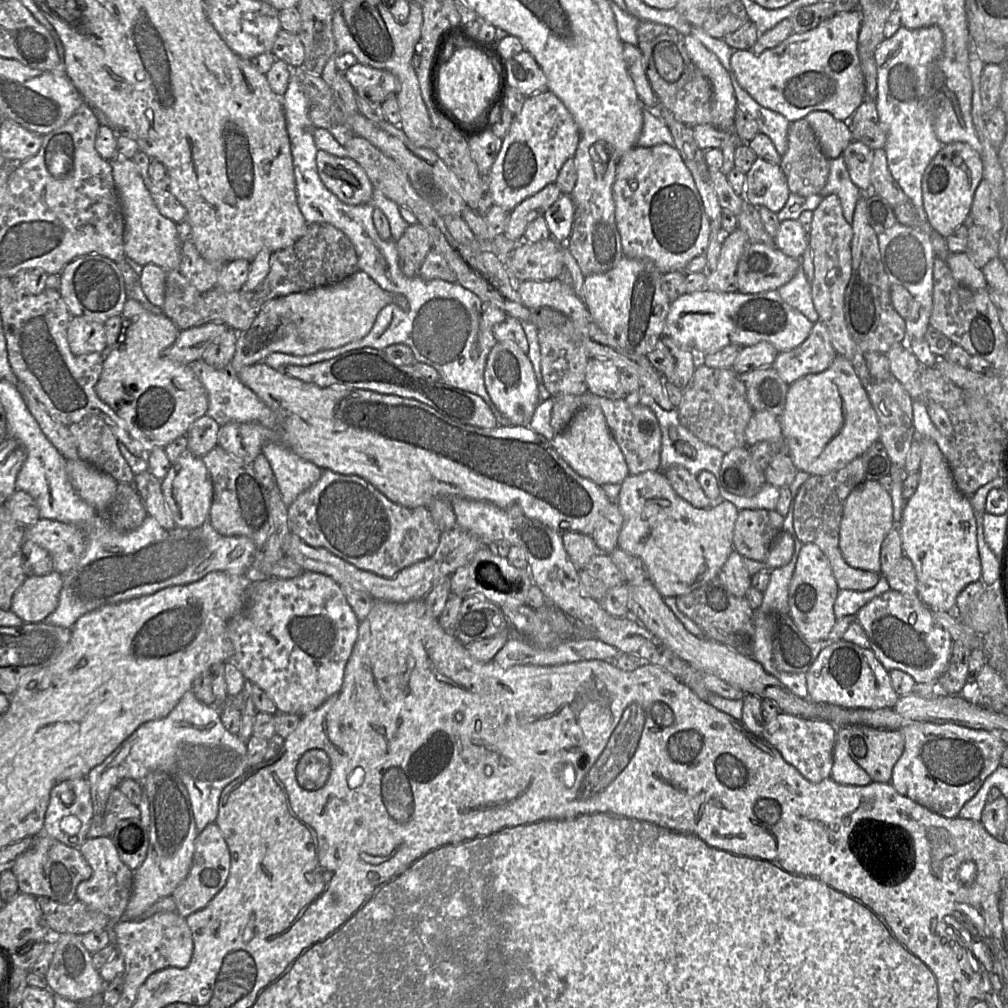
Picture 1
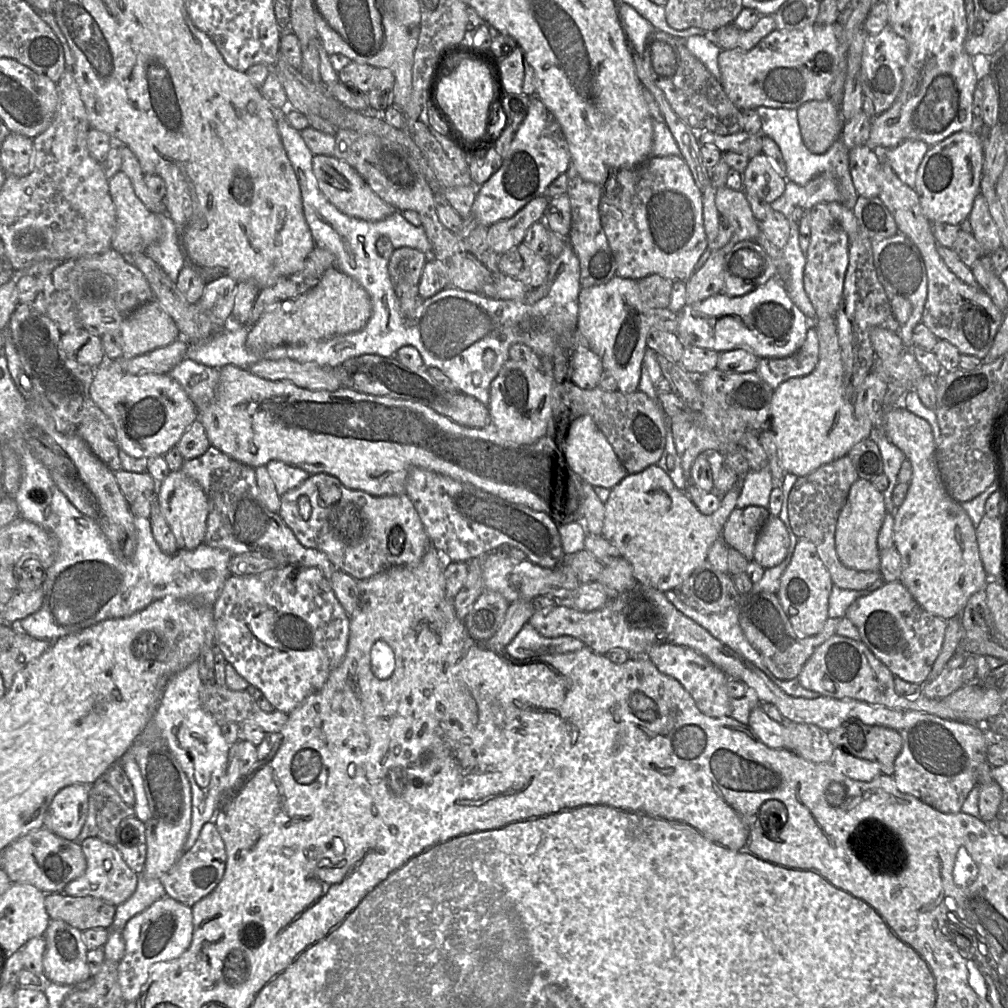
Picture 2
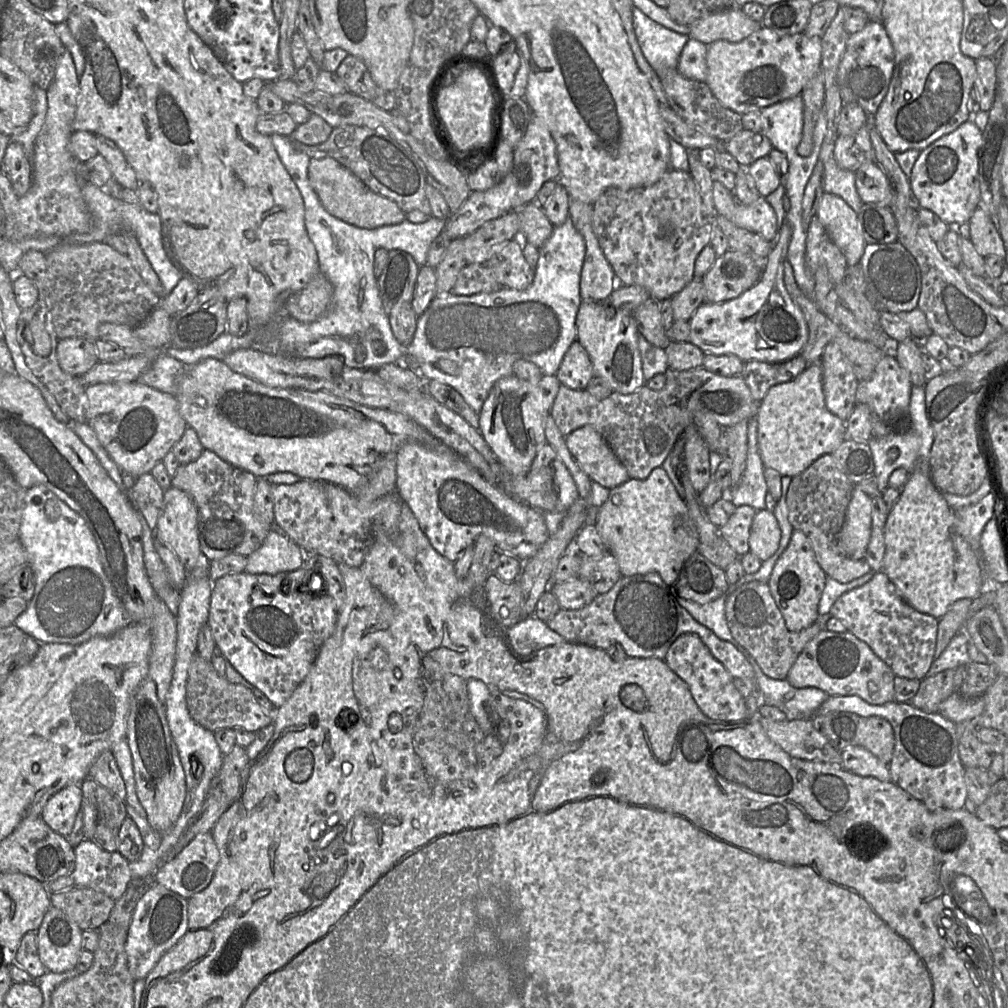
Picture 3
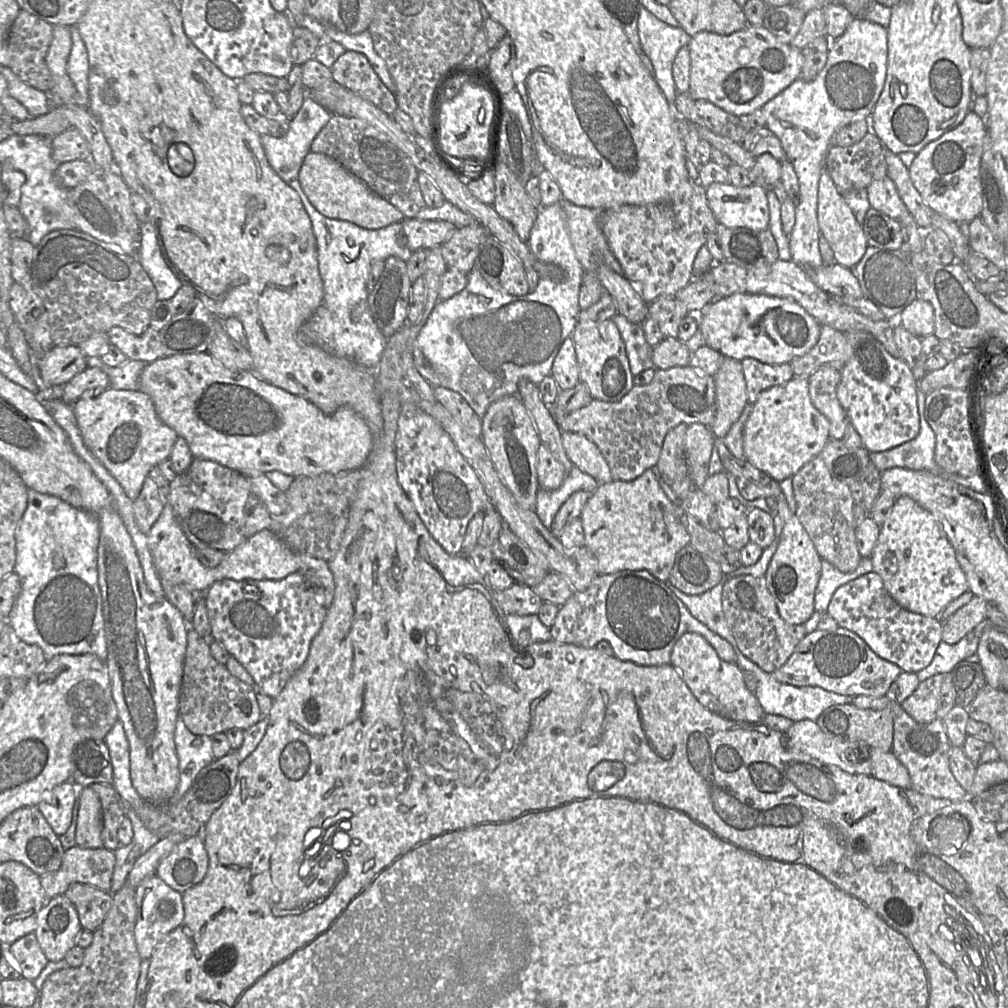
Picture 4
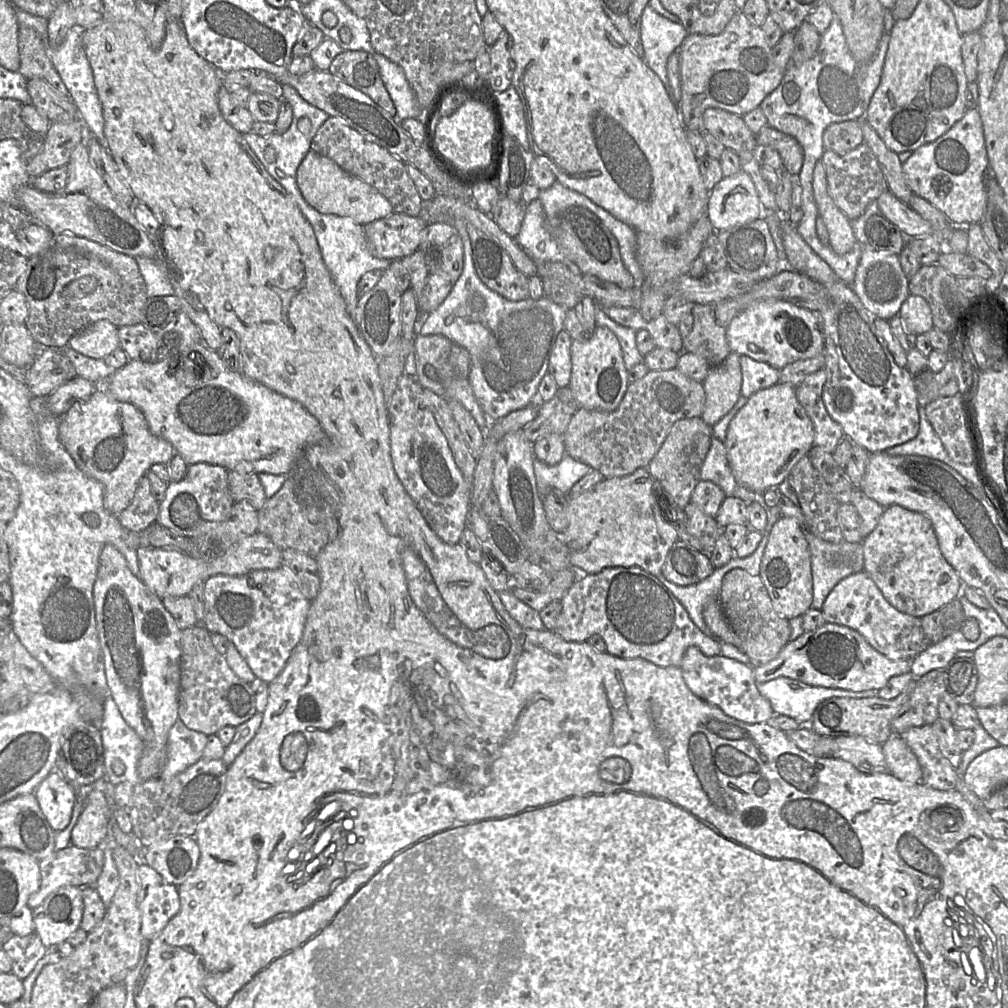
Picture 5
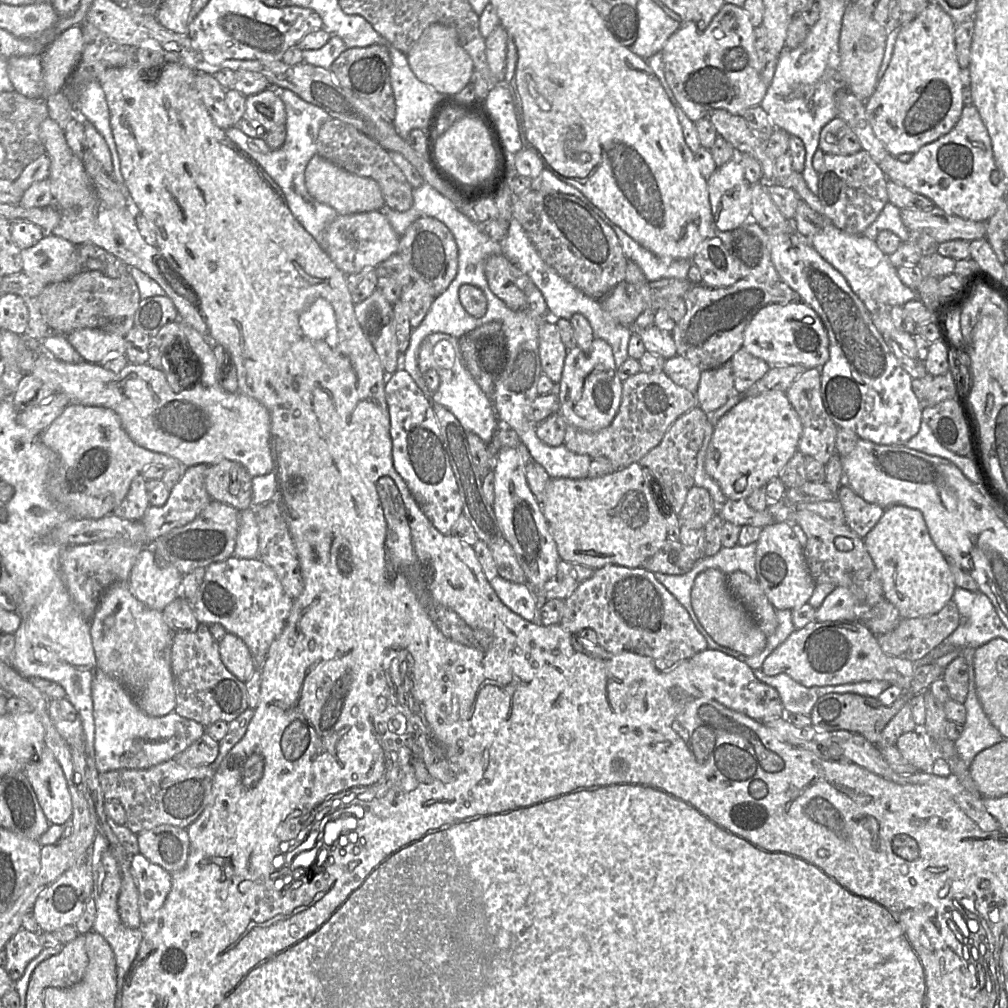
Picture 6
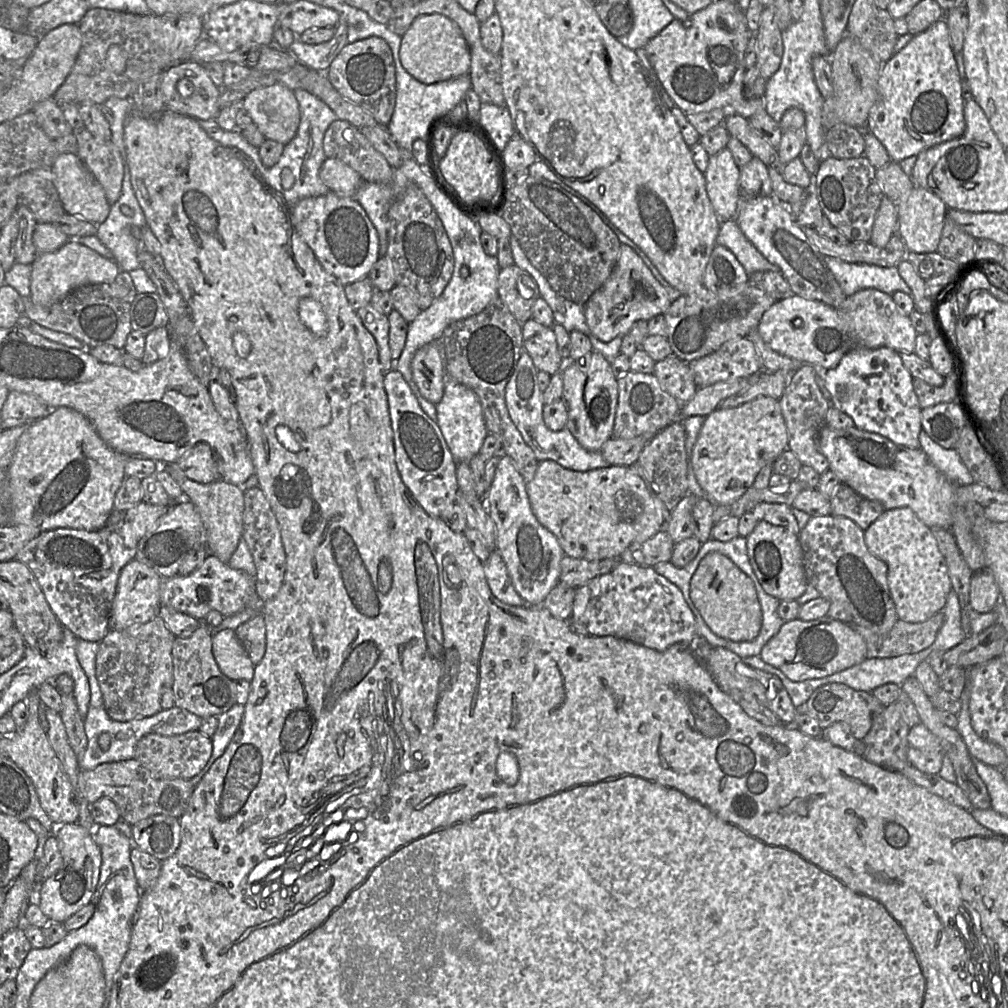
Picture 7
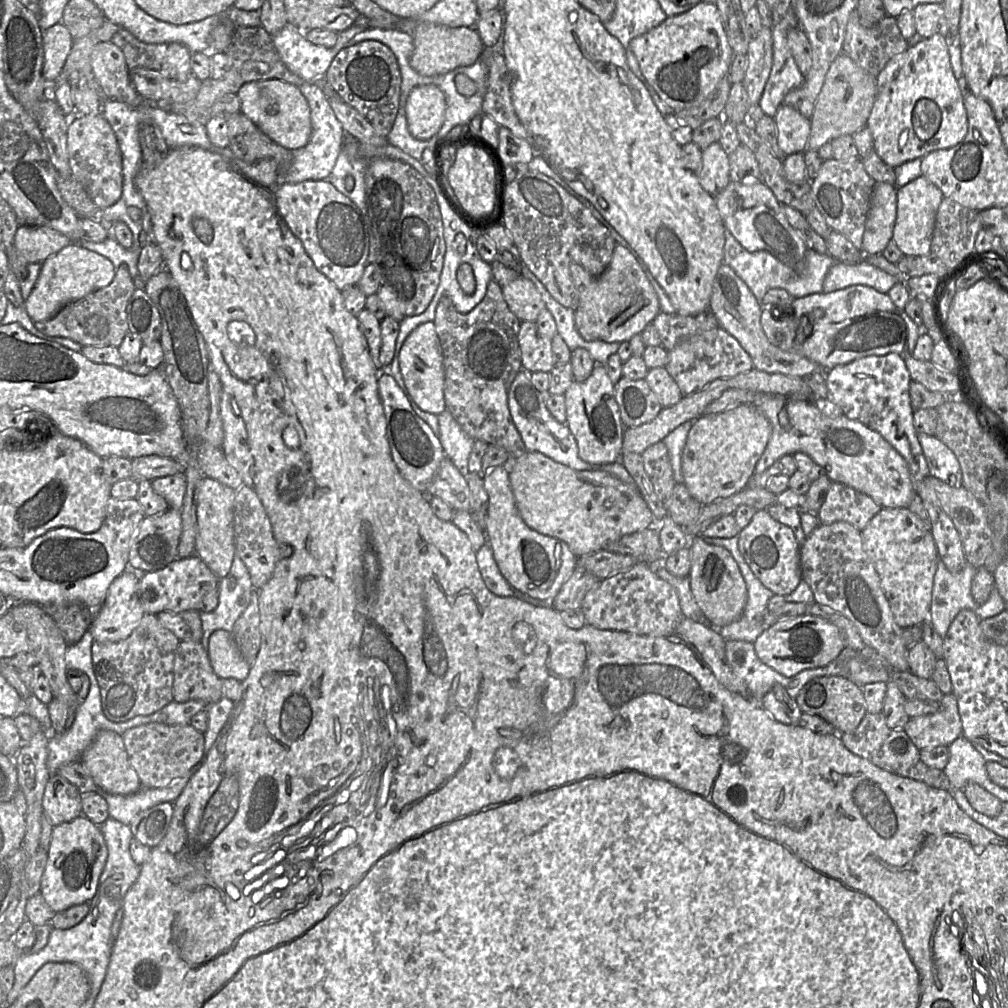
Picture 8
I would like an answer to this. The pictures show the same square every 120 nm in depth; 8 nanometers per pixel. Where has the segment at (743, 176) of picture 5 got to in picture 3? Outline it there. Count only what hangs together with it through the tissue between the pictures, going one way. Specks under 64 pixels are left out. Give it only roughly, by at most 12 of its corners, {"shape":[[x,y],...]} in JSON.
{"shape":[[713,181],[717,215],[773,242],[777,217],[766,198],[744,205]]}

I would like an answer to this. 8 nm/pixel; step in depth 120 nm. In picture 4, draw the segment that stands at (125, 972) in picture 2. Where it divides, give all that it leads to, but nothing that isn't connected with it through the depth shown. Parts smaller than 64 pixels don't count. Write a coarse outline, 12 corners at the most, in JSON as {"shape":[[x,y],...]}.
{"shape":[[156,874],[135,889],[142,960],[184,919],[183,894]]}

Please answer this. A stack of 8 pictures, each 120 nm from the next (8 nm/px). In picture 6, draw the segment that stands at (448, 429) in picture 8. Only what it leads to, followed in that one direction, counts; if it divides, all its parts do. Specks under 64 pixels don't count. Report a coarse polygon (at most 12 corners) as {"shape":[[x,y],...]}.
{"shape":[[428,335],[423,375],[439,374],[432,404],[488,445],[499,426],[491,400],[463,364],[458,338]]}

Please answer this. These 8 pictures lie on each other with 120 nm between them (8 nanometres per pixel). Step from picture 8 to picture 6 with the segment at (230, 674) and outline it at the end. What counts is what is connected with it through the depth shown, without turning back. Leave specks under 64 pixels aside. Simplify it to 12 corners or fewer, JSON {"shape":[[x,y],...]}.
{"shape":[[226,631],[218,645],[225,667],[247,682],[257,668],[245,642]]}

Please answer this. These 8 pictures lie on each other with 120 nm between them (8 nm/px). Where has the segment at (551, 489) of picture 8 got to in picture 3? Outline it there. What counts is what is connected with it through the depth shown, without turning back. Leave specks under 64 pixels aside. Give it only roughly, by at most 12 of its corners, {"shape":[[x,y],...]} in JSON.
{"shape":[[661,467],[592,521],[622,576],[669,587],[700,545]]}

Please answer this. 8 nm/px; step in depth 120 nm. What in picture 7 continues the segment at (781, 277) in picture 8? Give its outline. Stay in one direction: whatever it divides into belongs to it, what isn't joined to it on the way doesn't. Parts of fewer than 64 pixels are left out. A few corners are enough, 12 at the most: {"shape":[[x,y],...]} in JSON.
{"shape":[[735,219],[721,222],[717,244],[748,276],[781,273],[746,238]]}

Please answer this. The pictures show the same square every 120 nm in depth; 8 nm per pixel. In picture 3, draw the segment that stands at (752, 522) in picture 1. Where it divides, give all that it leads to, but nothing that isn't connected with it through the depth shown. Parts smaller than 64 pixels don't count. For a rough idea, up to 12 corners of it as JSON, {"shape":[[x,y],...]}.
{"shape":[[736,507],[720,536],[742,557],[756,510]]}

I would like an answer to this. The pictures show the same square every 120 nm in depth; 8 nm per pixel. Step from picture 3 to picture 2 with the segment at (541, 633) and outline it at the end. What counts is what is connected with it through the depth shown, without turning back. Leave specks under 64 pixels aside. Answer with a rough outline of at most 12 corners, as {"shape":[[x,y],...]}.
{"shape":[[527,622],[505,646],[515,661],[584,647],[572,636],[544,637]]}

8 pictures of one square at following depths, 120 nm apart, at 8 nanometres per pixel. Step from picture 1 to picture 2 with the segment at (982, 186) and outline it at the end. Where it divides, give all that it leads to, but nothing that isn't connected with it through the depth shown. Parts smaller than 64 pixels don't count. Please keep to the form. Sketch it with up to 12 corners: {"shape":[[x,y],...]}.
{"shape":[[978,194],[968,216],[984,254],[1002,246],[984,196]]}

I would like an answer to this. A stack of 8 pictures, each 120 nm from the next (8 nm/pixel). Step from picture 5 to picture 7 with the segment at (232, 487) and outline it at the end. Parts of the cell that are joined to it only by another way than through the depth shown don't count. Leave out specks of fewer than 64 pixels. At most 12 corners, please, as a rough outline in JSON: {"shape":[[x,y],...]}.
{"shape":[[199,444],[174,462],[199,483],[220,479],[216,458]]}

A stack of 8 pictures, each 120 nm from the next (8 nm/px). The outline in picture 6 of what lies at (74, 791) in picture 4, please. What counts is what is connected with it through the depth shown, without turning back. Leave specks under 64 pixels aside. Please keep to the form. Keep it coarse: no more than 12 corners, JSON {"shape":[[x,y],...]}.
{"shape":[[45,746],[24,773],[49,823],[69,825],[71,794]]}

